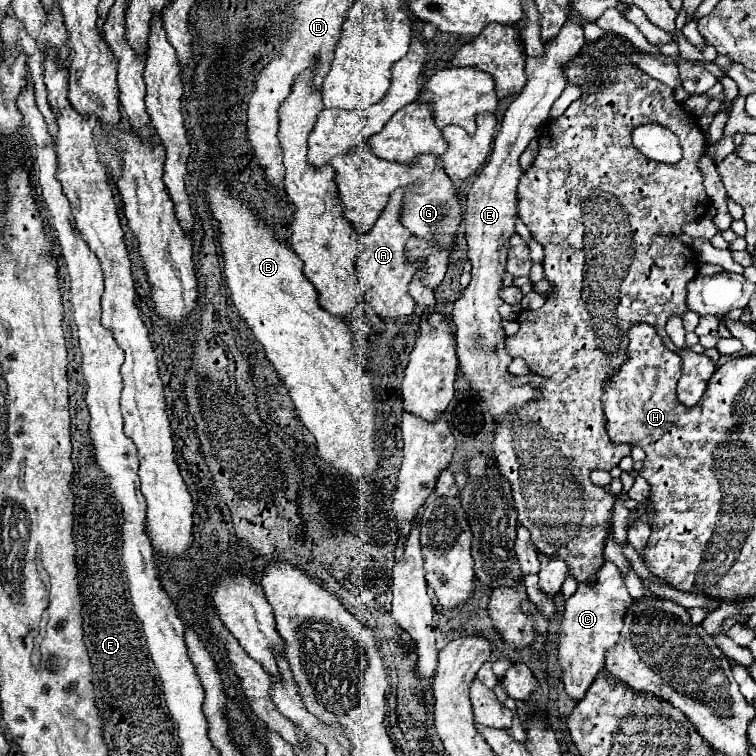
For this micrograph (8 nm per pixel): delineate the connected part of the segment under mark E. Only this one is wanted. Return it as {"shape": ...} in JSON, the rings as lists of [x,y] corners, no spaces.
{"shape":[[[563,24],[561,32],[543,44],[541,56],[529,56],[525,74],[527,84],[517,94],[517,98],[507,108],[501,130],[493,142],[493,152],[489,162],[479,172],[477,180],[473,182],[469,194],[467,194],[467,206],[463,212],[463,224],[465,224],[465,240],[467,240],[467,256],[473,264],[471,270],[471,282],[461,292],[461,296],[453,304],[453,324],[457,326],[455,340],[457,340],[457,360],[459,360],[459,374],[471,384],[471,392],[479,394],[491,414],[493,420],[497,416],[507,416],[513,410],[521,408],[523,404],[537,400],[541,390],[537,386],[521,384],[513,386],[513,374],[507,370],[507,366],[513,362],[513,358],[505,350],[505,332],[503,332],[503,320],[499,316],[499,306],[503,304],[499,292],[503,286],[503,274],[507,264],[507,252],[511,248],[509,239],[515,232],[517,222],[517,184],[521,176],[519,156],[527,148],[527,144],[539,136],[541,126],[549,118],[549,110],[555,104],[555,100],[561,96],[565,88],[565,76],[563,76],[563,64],[573,60],[585,44],[583,28],[579,24]]]}

